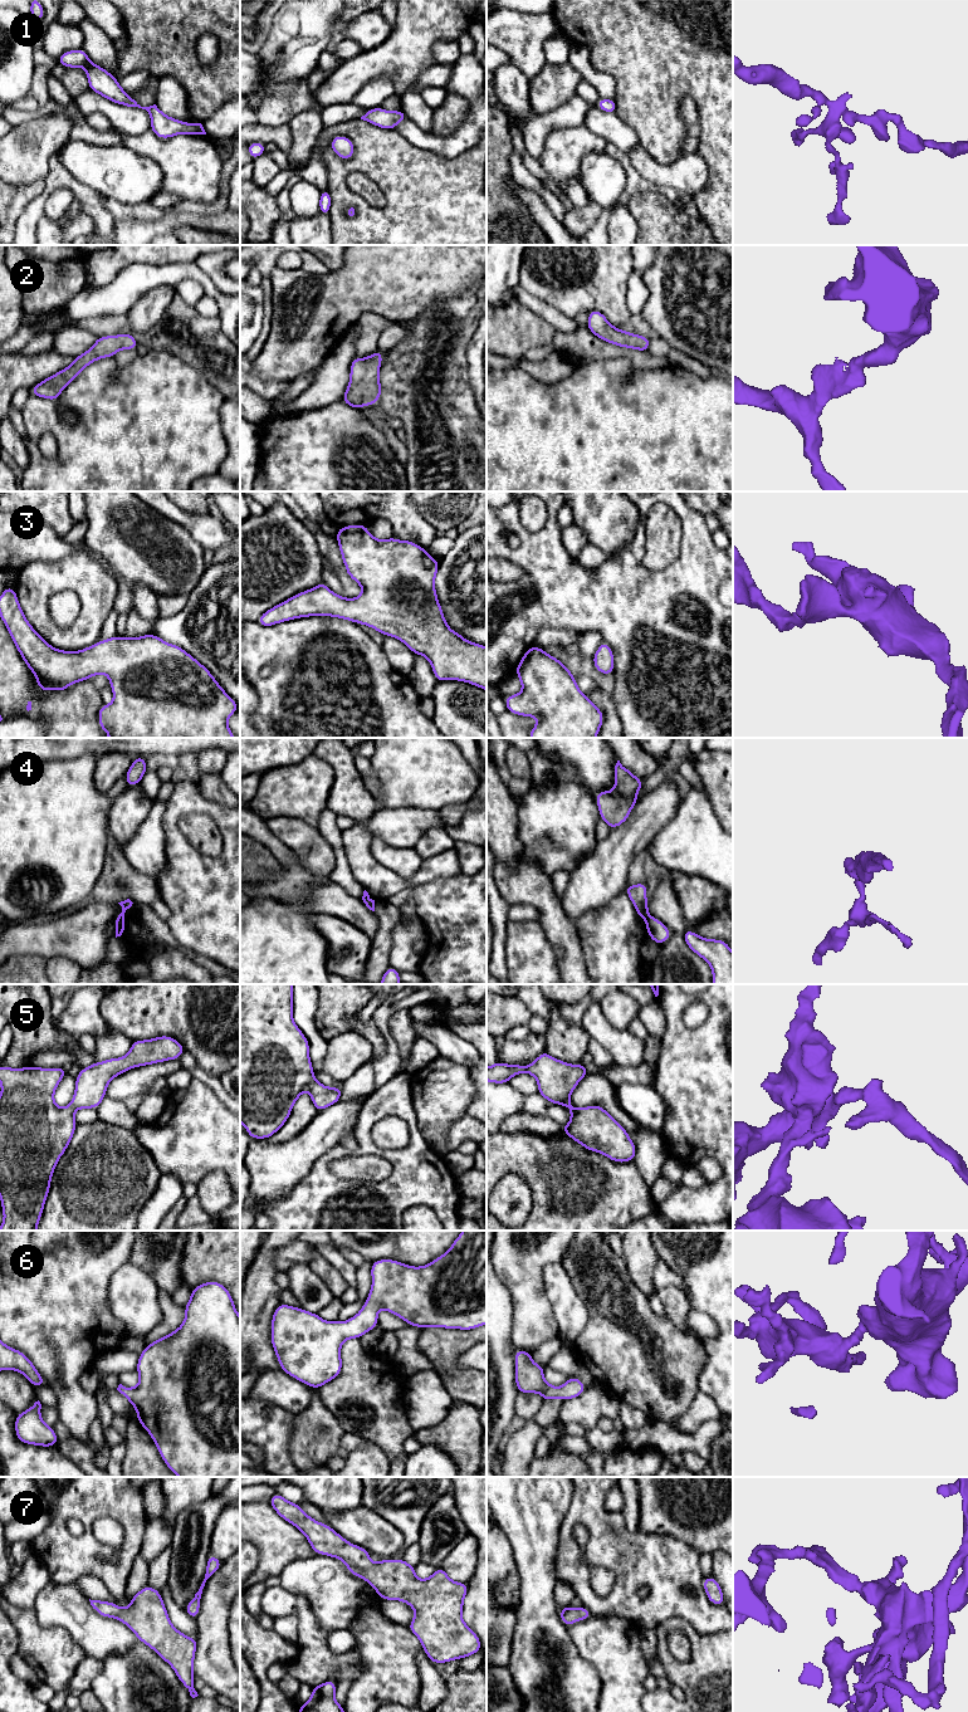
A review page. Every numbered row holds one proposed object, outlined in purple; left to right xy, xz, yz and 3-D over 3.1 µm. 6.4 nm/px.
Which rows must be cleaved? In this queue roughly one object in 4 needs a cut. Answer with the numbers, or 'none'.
4

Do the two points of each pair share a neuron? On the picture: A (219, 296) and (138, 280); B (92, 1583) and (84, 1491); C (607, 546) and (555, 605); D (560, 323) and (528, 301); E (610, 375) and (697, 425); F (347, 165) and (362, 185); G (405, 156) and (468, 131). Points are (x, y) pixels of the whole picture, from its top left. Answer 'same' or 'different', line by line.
A: same
B: different
C: different
D: same
E: same
F: different
G: different

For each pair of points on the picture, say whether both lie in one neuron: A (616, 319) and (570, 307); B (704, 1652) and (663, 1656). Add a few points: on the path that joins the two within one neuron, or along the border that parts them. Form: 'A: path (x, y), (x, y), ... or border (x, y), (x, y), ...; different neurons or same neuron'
A: path (606, 308), (601, 303), (581, 303); same neuron
B: path (694, 1662), (690, 1666), (673, 1666); same neuron

